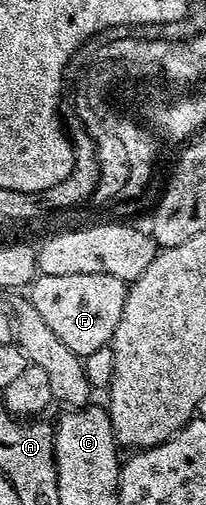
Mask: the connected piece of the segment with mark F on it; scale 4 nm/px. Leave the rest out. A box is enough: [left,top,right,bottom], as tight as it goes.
[29,273,127,357]

